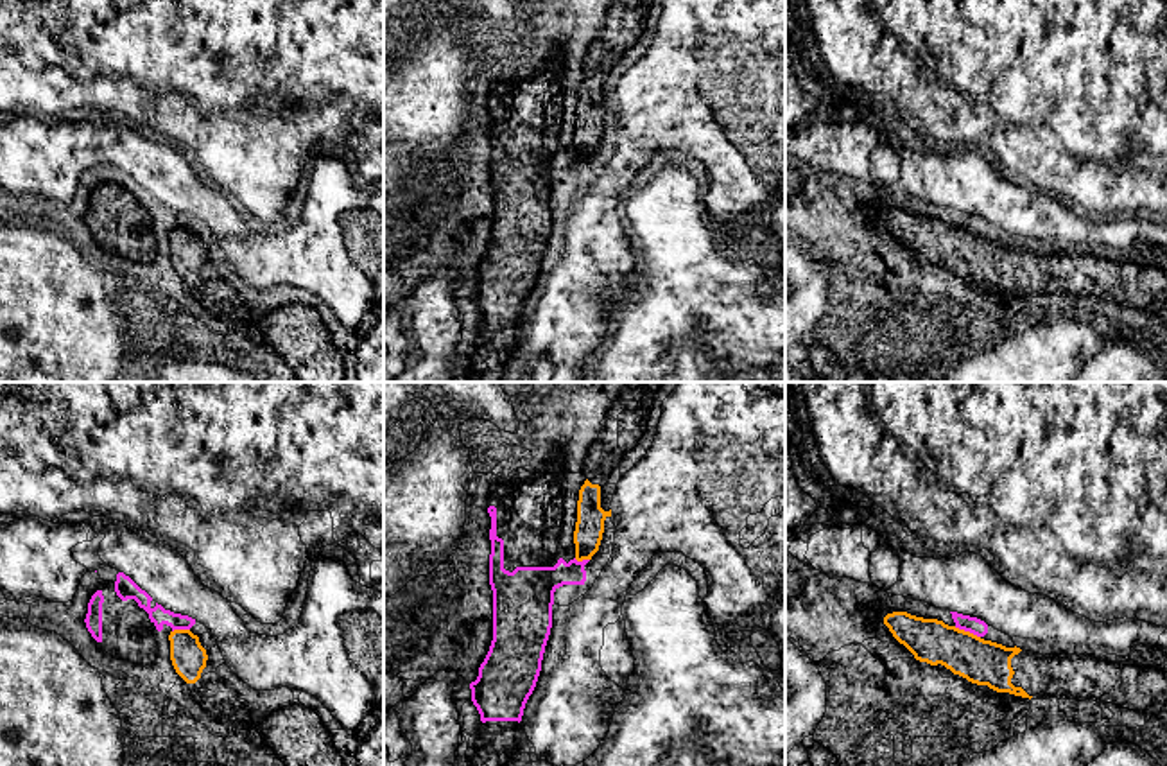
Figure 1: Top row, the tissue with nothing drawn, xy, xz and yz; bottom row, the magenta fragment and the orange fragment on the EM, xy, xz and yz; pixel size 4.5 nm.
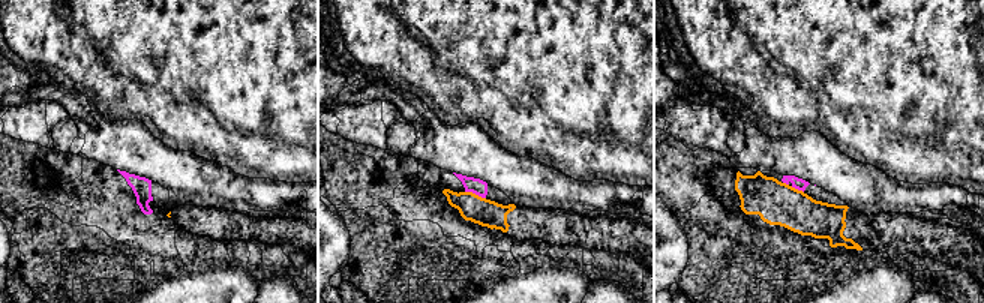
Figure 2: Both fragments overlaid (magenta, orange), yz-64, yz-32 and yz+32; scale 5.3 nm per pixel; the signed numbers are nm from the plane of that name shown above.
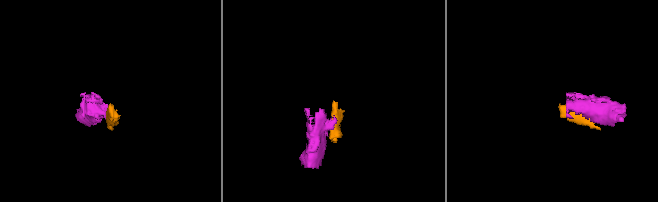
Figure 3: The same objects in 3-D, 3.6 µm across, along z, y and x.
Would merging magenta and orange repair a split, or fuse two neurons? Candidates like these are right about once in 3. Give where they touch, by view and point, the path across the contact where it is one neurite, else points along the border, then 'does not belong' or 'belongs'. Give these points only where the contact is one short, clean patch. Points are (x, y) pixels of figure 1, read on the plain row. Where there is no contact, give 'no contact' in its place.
meets magenta in yz at (967, 228); border along yz (954, 225), (979, 235); does not belong

